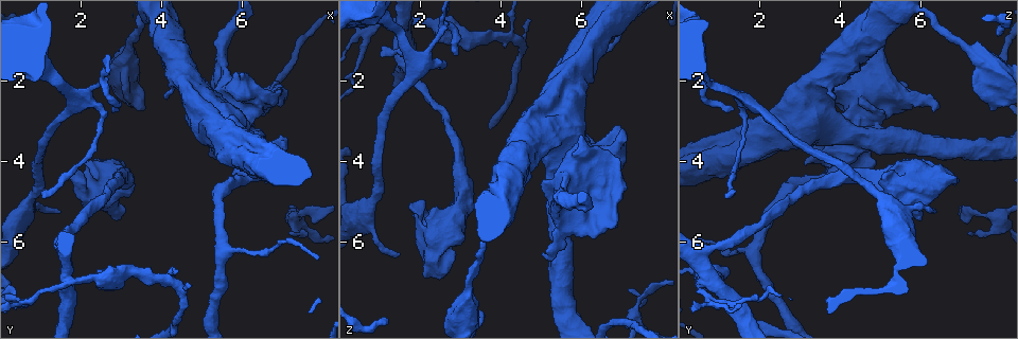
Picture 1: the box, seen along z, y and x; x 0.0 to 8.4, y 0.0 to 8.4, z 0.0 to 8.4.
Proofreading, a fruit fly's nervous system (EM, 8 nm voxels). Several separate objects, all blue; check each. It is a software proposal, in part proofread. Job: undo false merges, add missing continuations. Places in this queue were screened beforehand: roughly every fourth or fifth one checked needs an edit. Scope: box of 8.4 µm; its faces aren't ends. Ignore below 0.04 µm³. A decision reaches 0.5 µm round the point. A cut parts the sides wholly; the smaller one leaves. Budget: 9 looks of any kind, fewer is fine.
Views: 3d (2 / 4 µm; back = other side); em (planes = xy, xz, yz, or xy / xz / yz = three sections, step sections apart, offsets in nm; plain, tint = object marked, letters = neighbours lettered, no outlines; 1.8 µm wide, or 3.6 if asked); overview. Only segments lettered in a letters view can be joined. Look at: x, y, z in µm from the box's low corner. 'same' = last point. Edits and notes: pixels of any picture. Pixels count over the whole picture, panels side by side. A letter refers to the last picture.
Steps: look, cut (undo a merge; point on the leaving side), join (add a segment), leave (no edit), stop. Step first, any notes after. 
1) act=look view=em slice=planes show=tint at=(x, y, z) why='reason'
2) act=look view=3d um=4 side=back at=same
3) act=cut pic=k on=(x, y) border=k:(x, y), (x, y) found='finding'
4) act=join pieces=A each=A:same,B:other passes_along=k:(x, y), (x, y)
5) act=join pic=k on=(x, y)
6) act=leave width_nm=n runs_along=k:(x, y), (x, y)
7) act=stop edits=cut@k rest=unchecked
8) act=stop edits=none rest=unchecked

act=look view=3d um=2 at=(5.05, 2.80, 6.35) why='branch stops here'

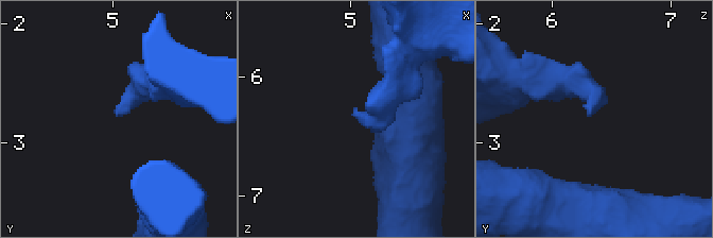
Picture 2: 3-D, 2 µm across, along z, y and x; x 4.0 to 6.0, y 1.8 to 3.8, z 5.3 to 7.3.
act=look view=em slice=planes show=letters at=(5.00, 2.76, 6.30)

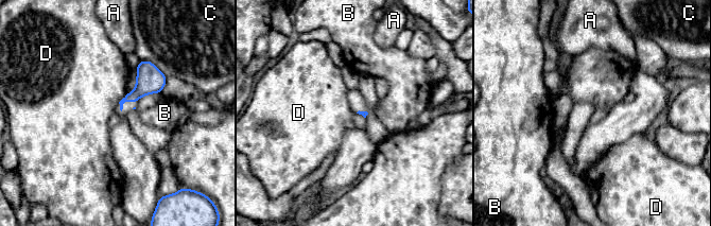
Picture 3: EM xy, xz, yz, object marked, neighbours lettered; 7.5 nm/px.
act=leave each=A:other,B:other,C:other,D:other border=3:(127, 92), (118, 102) found='no lettered segment goes on from it'

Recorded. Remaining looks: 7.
act=look view=3d um=2 at=(5.60, 6.25, 1.75)

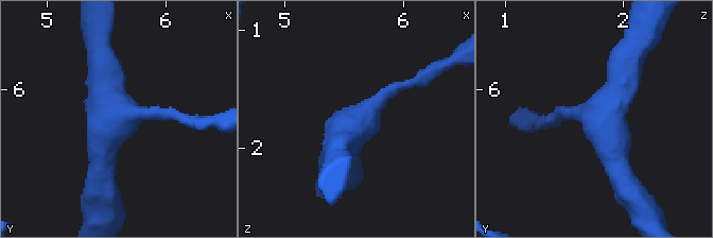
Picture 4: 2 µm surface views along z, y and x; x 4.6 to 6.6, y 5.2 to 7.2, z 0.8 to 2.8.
act=look view=em slice=planes show=letters at=(5.58, 6.22, 1.80) arms=3 why='now the EM'

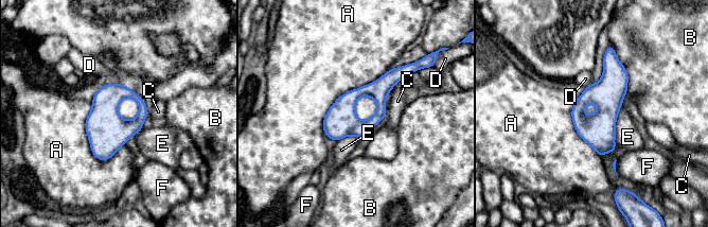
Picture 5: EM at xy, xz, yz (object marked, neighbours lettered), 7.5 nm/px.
act=leave longest_contact=A:480nm each=A:other,B:other,C:other,D:other,E:other,F:other runs_along=5:(609, 50), (601, 153) found='continuous, no second neuron'

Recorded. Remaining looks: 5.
act=look view=3d um=4 at=(1.60, 6.75, 0.55) why='small branch off a trunk'

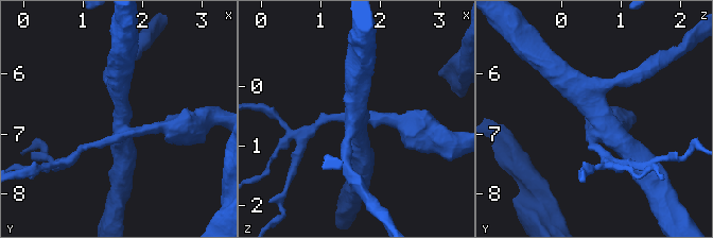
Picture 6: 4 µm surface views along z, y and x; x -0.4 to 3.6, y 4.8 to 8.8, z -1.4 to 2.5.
act=look view=em slice=yz step=16 show=tint at=(1.65, 6.75, 0.60)

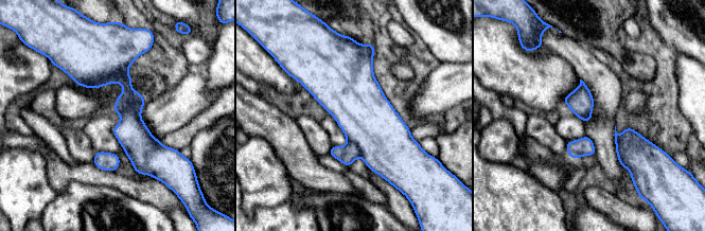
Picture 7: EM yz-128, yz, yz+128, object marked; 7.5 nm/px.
act=look view=em slice=planes show=letters at=same why='another direction'

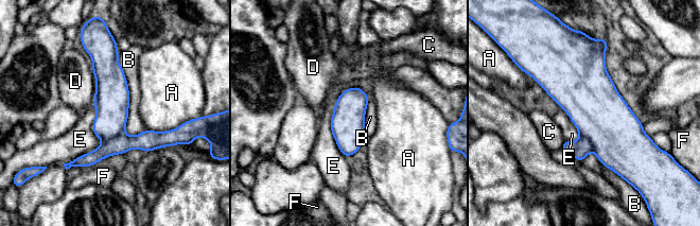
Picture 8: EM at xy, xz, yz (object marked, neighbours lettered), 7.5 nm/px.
act=cut pic=8 on=(122, 143) each=A:other,B:other,C:other,D:other,E:other,F:other part_leaving=8:(171, 133), (123, 142), (75, 162) found='a second neuron is stuck on'

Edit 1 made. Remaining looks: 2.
act=stop edits=cut@8 rest=unchecked

